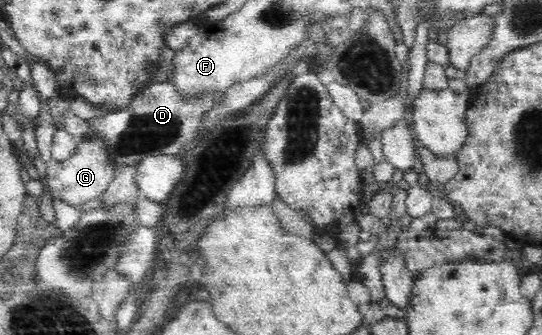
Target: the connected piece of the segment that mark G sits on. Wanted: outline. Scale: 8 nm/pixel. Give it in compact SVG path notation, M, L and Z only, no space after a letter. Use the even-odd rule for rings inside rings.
M85 135L79 139L80 145L75 155L62 162L47 162L47 185L50 187L52 197L65 201L69 205L81 209L82 205L93 199L98 199L107 191L109 183L115 177L117 165L114 165L104 150L103 140L97 136Z

